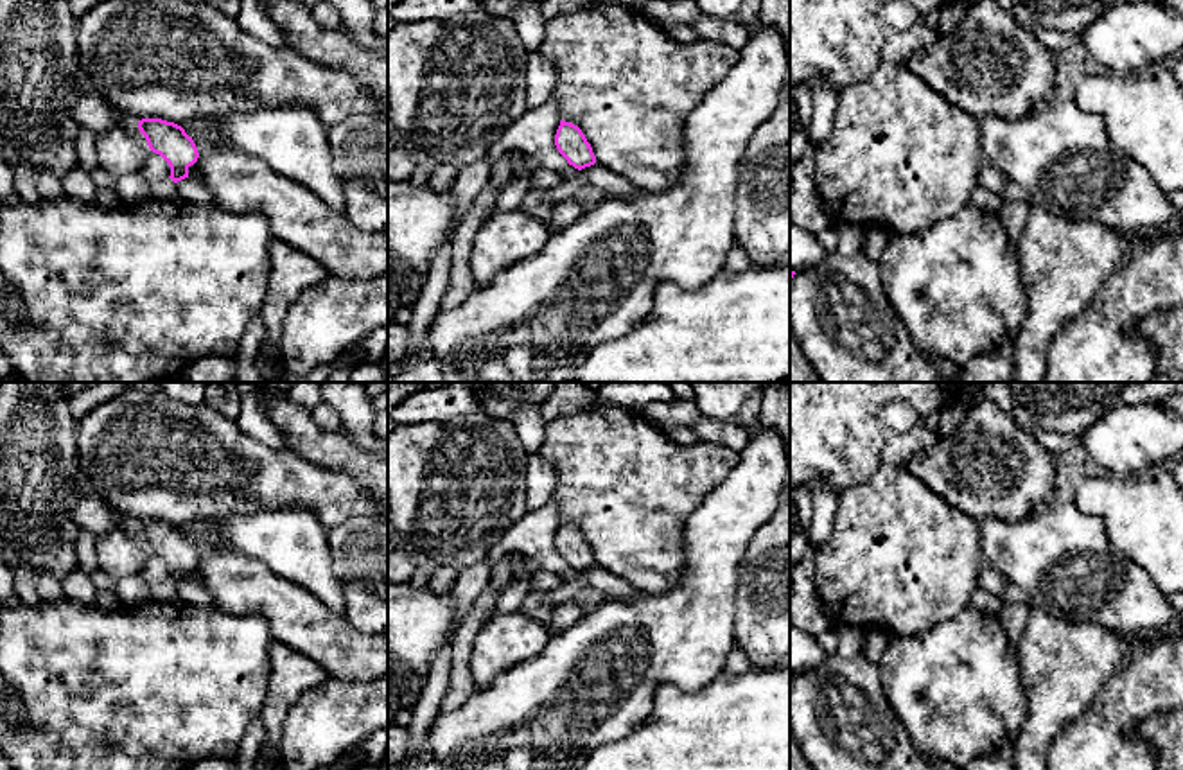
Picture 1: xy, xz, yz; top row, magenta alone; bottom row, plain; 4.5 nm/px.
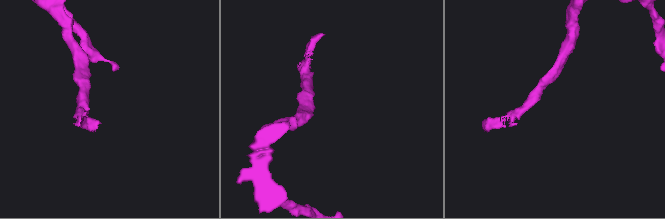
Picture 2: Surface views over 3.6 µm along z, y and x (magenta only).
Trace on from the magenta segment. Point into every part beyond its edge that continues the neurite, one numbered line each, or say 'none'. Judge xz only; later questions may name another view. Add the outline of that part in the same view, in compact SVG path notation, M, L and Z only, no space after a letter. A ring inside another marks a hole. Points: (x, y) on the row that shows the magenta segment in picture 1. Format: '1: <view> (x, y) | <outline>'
1: xz (614, 185) | M598 163L578 171L578 174L610 197L628 197L634 192L628 179Z

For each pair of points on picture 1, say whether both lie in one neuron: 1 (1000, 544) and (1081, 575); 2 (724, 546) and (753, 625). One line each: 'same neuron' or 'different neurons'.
1: same neuron
2: different neurons

